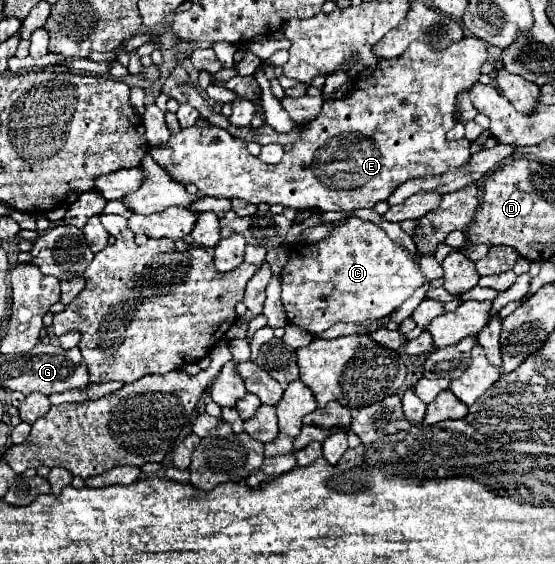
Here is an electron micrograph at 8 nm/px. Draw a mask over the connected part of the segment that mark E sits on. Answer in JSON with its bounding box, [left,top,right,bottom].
[150,37,488,211]

